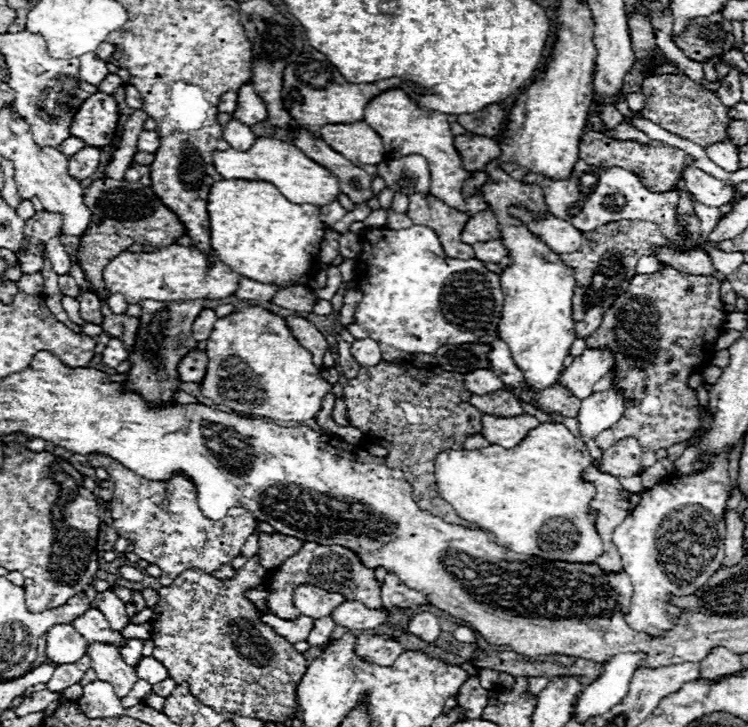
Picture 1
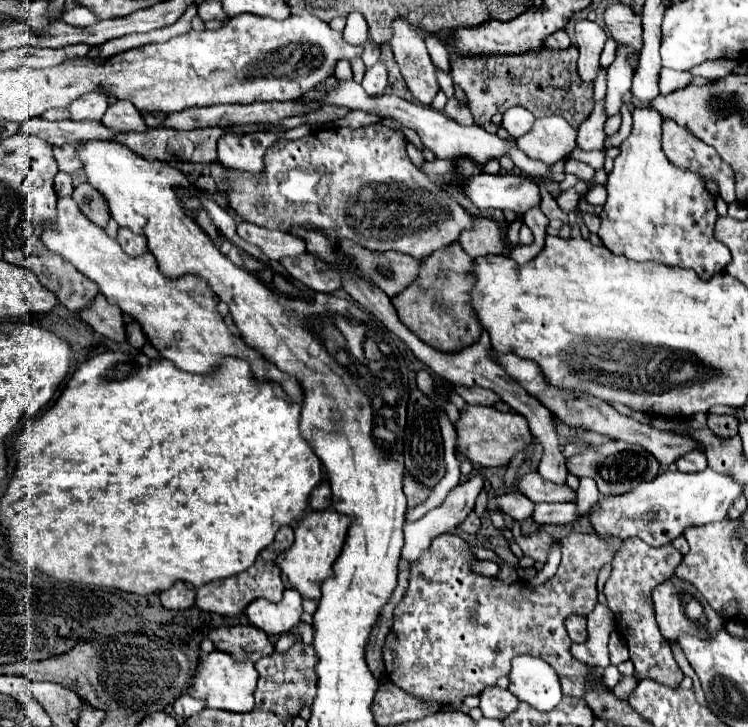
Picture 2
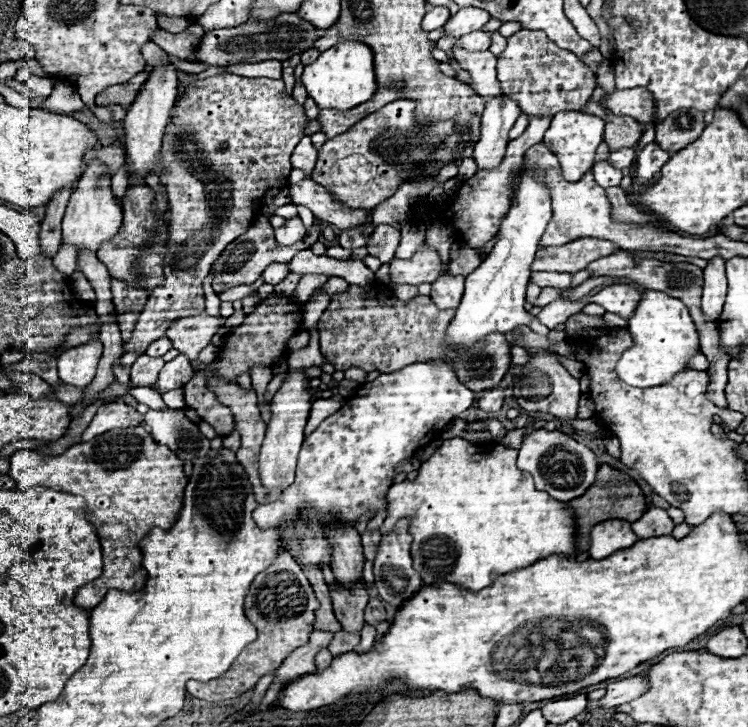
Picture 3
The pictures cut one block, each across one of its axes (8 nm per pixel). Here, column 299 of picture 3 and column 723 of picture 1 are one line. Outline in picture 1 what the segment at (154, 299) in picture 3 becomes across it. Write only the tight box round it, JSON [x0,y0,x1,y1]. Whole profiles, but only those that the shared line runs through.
[642,74,732,148]

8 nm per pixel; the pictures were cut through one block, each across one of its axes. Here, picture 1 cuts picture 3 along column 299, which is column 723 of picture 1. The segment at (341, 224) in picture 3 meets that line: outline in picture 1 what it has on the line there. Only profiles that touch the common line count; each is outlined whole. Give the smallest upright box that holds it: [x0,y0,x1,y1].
[682,164,732,206]

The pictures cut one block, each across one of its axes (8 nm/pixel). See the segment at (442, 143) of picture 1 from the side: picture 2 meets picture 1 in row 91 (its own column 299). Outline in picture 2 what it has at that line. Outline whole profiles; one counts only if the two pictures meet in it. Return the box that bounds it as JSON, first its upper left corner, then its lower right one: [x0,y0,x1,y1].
[42,196,302,402]

